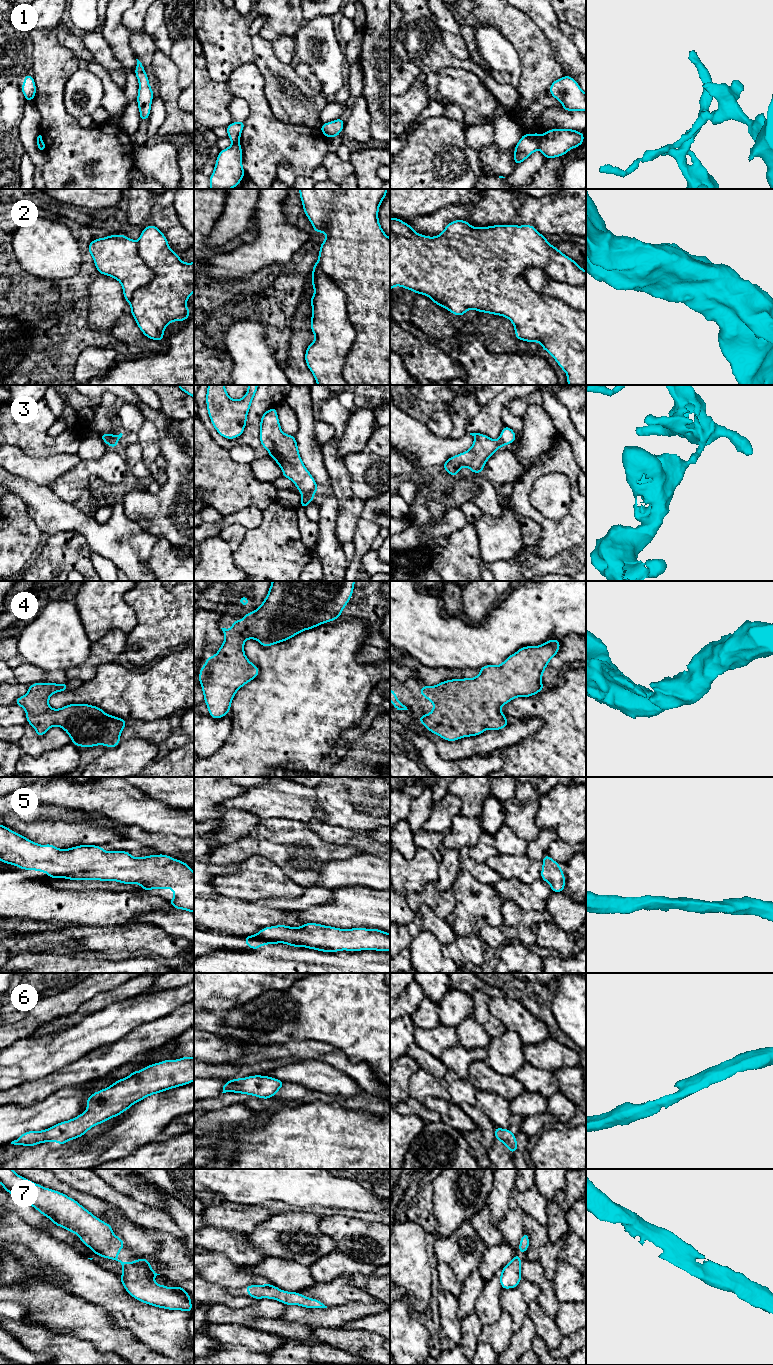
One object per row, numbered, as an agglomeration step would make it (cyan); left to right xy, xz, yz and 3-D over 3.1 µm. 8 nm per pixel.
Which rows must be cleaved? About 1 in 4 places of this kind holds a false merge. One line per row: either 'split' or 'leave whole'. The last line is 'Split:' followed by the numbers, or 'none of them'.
1: split
2: leave whole
3: split
4: leave whole
5: leave whole
6: leave whole
7: leave whole
Split: 1, 3

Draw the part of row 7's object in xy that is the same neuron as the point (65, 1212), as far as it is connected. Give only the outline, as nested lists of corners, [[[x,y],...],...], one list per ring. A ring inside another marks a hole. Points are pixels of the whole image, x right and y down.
[[[0,1169],[0,1184],[8,1193],[26,1200],[33,1208],[48,1217],[53,1224],[78,1235],[82,1243],[95,1252],[95,1256],[100,1255],[103,1258],[120,1262],[124,1272],[119,1278],[126,1292],[135,1299],[145,1304],[168,1310],[182,1310],[189,1313],[192,1311],[190,1295],[182,1287],[176,1285],[174,1288],[169,1288],[154,1281],[154,1278],[160,1274],[157,1274],[151,1268],[147,1259],[142,1258],[127,1263],[118,1260],[120,1249],[125,1247],[122,1239],[114,1235],[110,1224],[94,1216],[74,1199],[56,1190],[31,1182],[15,1173],[12,1169]]]

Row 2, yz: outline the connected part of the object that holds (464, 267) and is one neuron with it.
[[[390,218],[390,291],[394,286],[401,286],[414,291],[416,294],[428,296],[435,304],[446,308],[449,312],[462,316],[469,309],[508,318],[515,329],[518,340],[539,342],[567,374],[568,385],[586,385],[586,271],[578,263],[558,248],[552,246],[533,225],[493,225],[489,227],[472,227],[465,220],[455,220],[446,225],[444,231],[428,237],[414,231],[407,223],[398,218]]]

